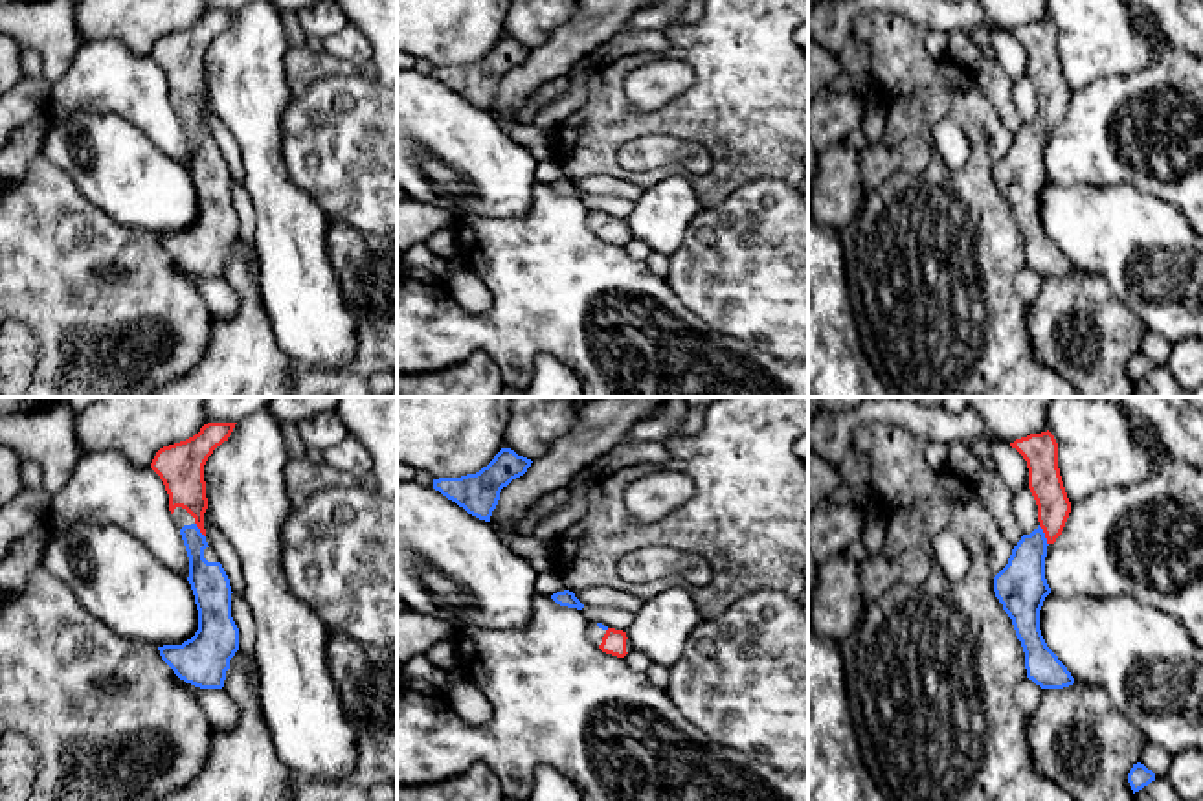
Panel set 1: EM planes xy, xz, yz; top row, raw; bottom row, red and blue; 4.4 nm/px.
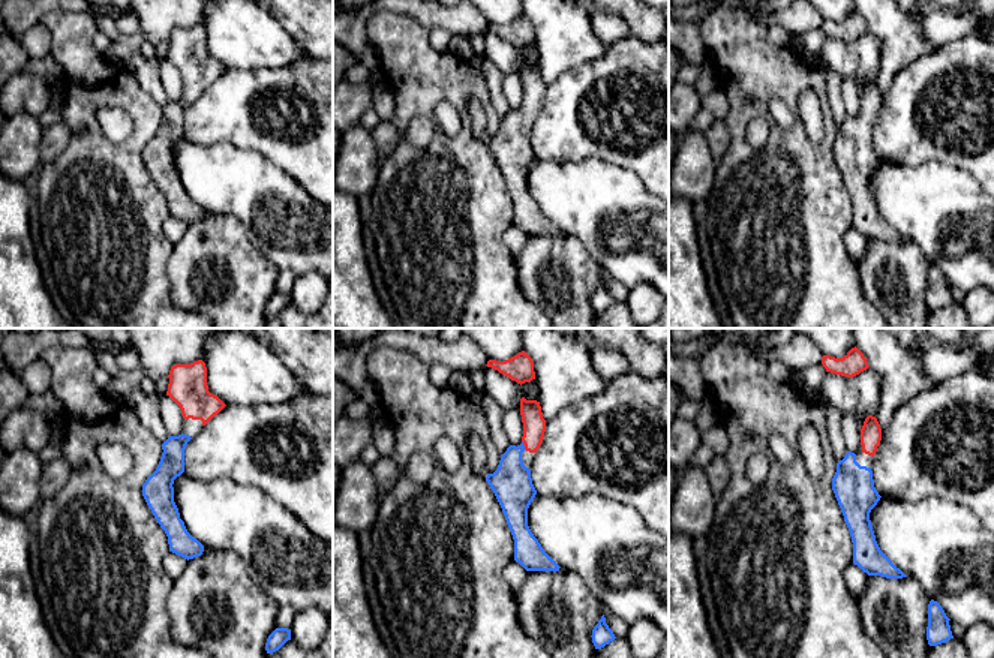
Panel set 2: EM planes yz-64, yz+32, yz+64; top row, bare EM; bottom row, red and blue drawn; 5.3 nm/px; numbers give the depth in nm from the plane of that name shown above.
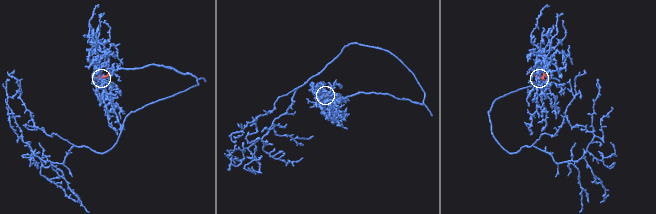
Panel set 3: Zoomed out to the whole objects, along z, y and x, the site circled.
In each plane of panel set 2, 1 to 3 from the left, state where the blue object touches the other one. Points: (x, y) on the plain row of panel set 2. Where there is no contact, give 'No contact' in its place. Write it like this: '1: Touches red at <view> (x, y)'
1: No contact
2: Touches red at yz+32 (523, 108)
3: No contact

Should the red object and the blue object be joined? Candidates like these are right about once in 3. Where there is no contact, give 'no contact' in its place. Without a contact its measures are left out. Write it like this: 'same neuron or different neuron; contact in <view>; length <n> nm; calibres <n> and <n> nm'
same neuron; contact in yz; length 100 nm; calibres 150 and 220 nm

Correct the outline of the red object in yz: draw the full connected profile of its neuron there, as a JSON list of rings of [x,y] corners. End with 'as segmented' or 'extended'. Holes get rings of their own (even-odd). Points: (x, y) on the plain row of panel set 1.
[[[1047,18],[1016,28],[1010,35],[1027,50],[1040,114],[1014,134],[1008,152],[994,165],[994,180],[1021,230],[1027,266],[1041,277],[1063,277],[1074,266],[1040,219],[1040,198],[1051,182],[1045,167],[1047,134],[1062,123],[1071,101],[1058,57],[1058,31]]] | extended

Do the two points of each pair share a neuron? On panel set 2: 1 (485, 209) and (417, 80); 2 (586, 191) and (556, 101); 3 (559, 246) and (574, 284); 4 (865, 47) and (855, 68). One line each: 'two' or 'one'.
1: one
2: two
3: one
4: one

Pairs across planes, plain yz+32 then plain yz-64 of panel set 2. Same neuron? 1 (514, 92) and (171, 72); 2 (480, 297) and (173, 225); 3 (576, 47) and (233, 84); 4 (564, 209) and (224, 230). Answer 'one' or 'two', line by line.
1: one
2: two
3: two
4: two

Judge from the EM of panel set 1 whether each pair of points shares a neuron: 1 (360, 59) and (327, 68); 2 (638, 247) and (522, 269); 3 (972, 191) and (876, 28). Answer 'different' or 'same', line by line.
1: different
2: different
3: same

